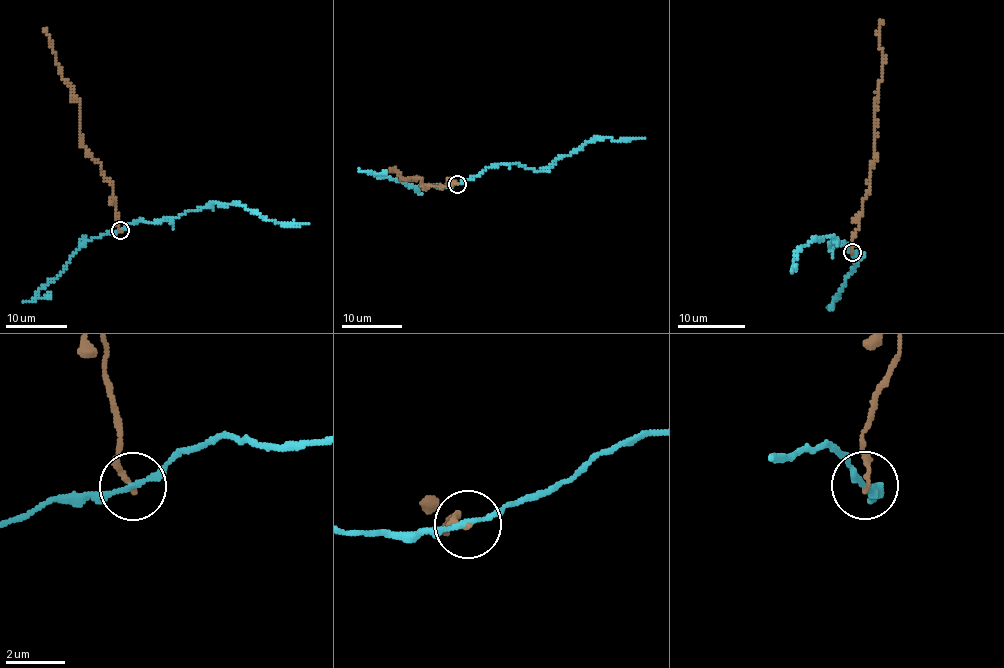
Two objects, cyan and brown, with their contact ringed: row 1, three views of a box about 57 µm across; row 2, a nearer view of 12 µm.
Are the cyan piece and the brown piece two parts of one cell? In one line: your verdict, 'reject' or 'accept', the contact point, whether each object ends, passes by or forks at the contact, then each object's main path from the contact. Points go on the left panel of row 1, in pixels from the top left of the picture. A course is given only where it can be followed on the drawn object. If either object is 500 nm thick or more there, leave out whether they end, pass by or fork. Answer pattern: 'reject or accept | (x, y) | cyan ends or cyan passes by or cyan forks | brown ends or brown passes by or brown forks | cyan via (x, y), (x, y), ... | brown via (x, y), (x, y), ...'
reject | (120, 230) | cyan passes by | brown ends | cyan via (121, 231), (139, 220), (172, 218), (213, 203), (243, 205), (277, 222), (309, 223) | brown via (121, 231), (112, 185), (103, 175), (102, 166), (82, 144), (79, 99), (61, 76), (52, 40), (44, 29)

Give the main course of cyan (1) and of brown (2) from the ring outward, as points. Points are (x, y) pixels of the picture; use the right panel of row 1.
1: (853, 253), (843, 243), (828, 245), (836, 241), (831, 236), (809, 240), (796, 252), (795, 264), (790, 270)
2: (853, 253), (853, 236), (869, 191), (875, 154), (875, 104), (885, 60), (878, 34), (880, 21)

